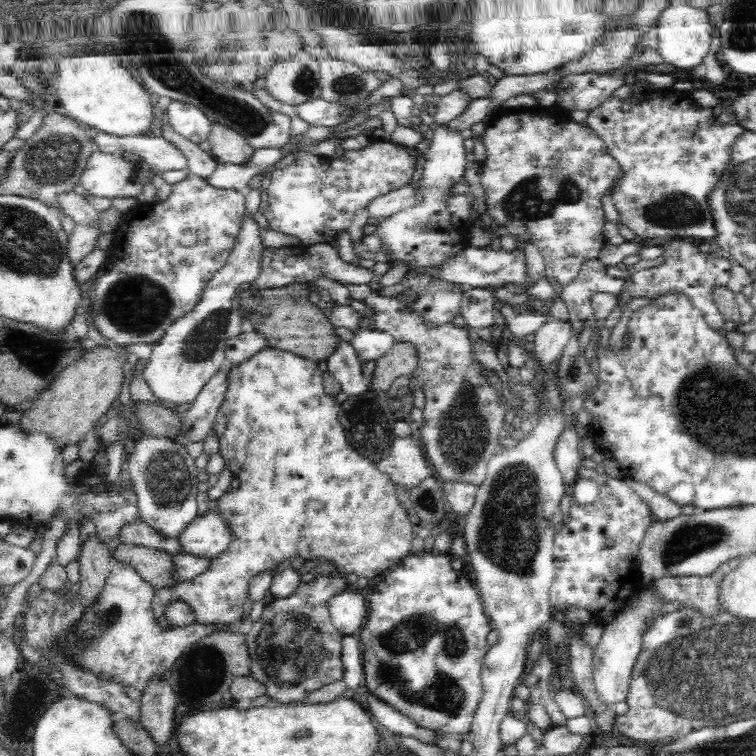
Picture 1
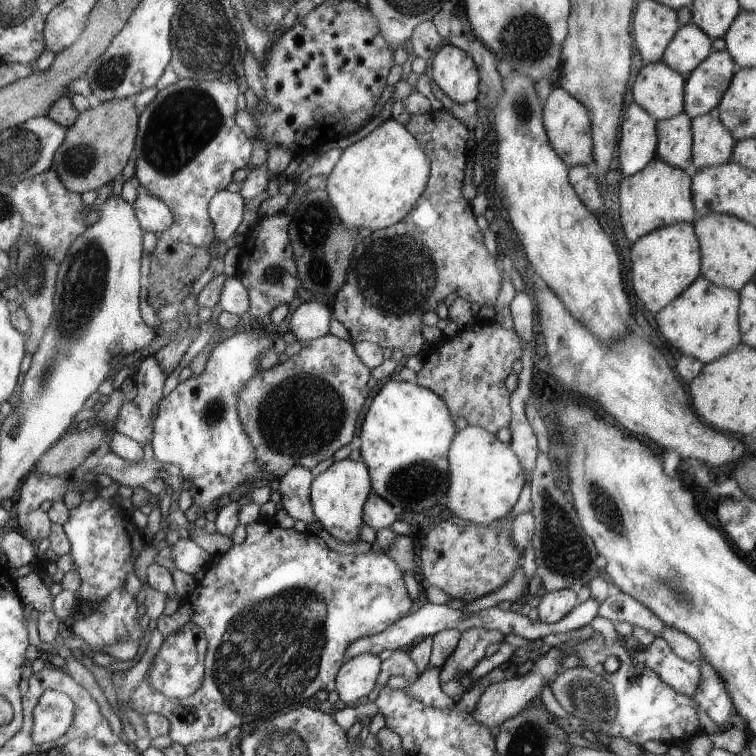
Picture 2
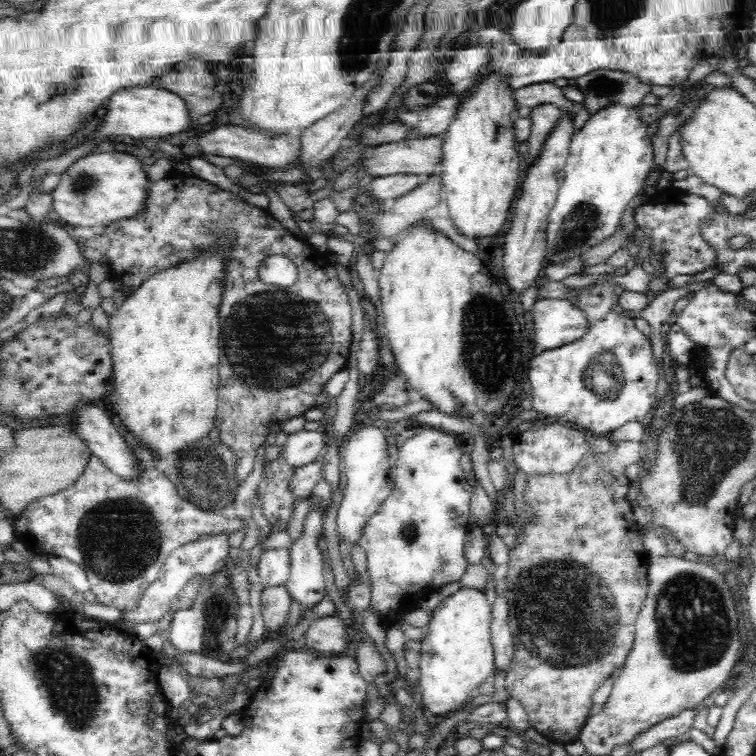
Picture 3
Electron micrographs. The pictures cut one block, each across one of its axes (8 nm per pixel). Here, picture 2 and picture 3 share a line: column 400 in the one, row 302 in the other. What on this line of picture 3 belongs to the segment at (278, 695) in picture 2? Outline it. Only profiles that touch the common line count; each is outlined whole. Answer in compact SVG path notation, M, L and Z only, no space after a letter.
M606 282L586 290L570 300L589 320L588 331L580 340L541 350L530 362L530 386L534 390L530 416L573 425L594 436L608 436L620 426L636 421L645 423L657 399L658 367L652 355L650 339L634 327L634 319L618 309L623 288Z

